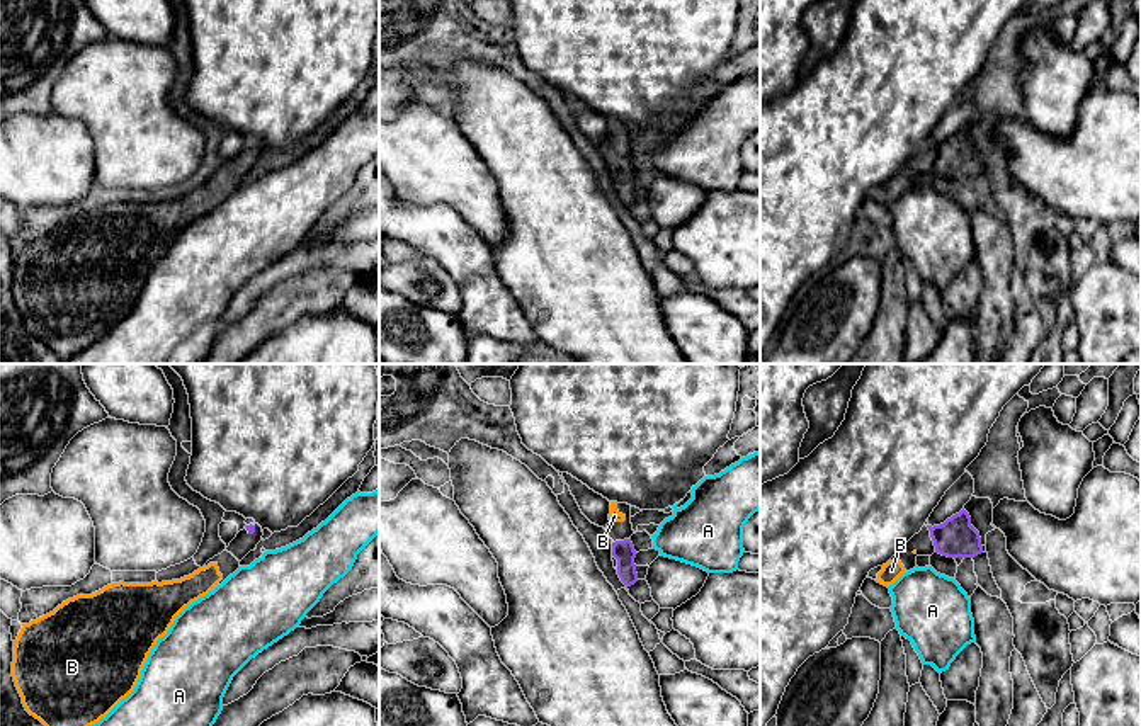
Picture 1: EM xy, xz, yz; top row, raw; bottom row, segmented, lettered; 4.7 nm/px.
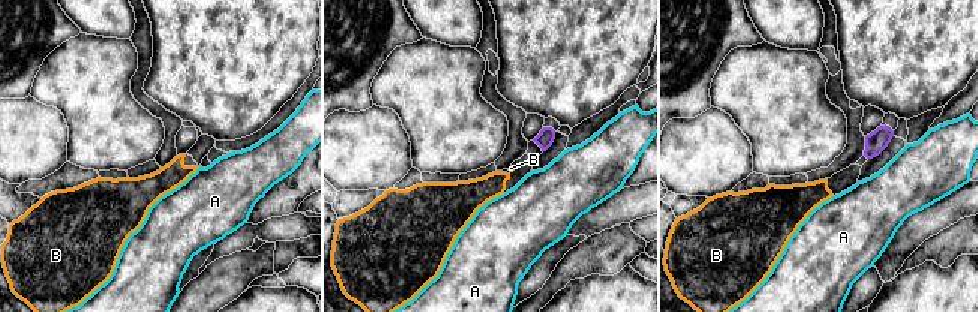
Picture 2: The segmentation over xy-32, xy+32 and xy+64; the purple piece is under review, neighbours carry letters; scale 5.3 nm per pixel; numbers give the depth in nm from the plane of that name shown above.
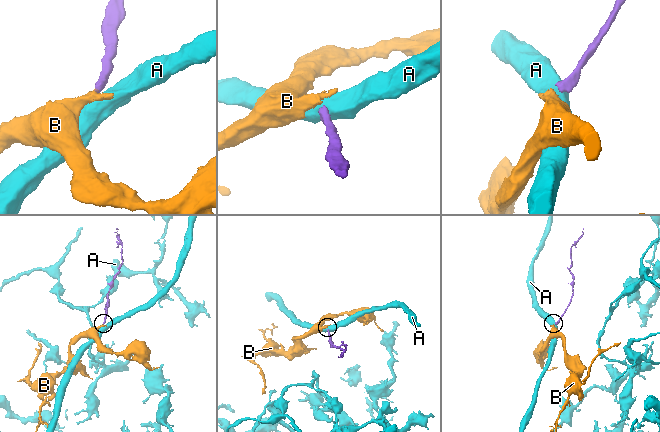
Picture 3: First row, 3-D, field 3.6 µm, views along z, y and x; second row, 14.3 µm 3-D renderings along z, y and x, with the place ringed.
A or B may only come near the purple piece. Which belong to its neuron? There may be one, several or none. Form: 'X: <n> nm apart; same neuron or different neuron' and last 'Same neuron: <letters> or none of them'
A: 80 nm apart; different neuron
B: 90 nm apart; same neuron
Same neuron: B

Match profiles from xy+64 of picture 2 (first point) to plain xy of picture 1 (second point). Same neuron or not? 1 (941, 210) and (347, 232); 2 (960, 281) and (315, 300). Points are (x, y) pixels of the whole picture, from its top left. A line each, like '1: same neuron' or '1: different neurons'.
1: same neuron
2: different neurons

